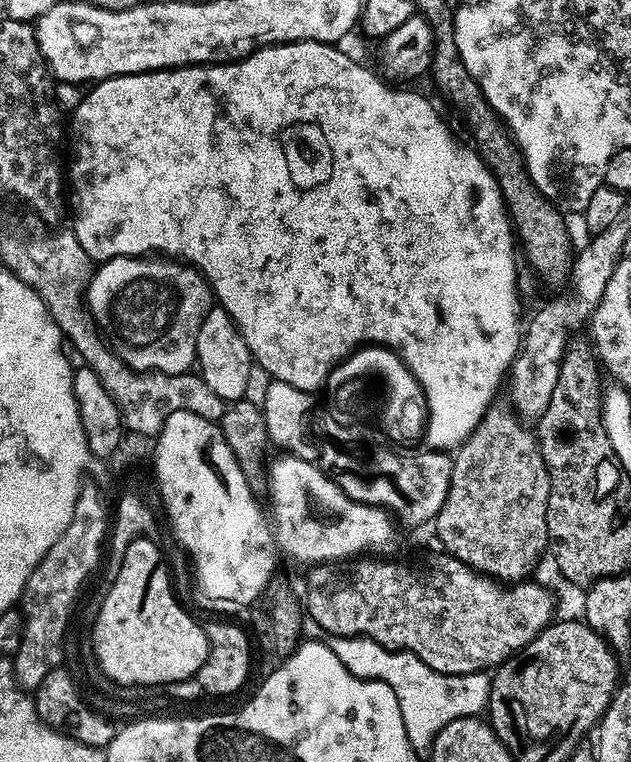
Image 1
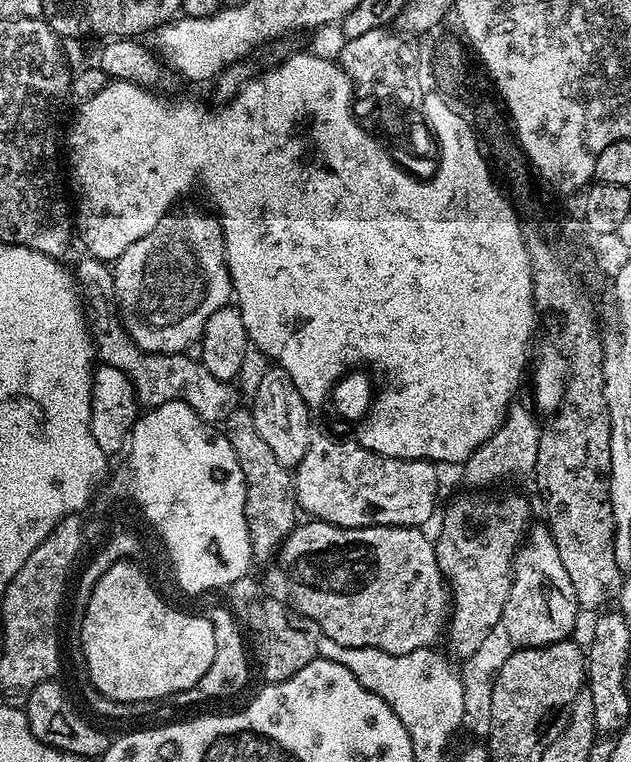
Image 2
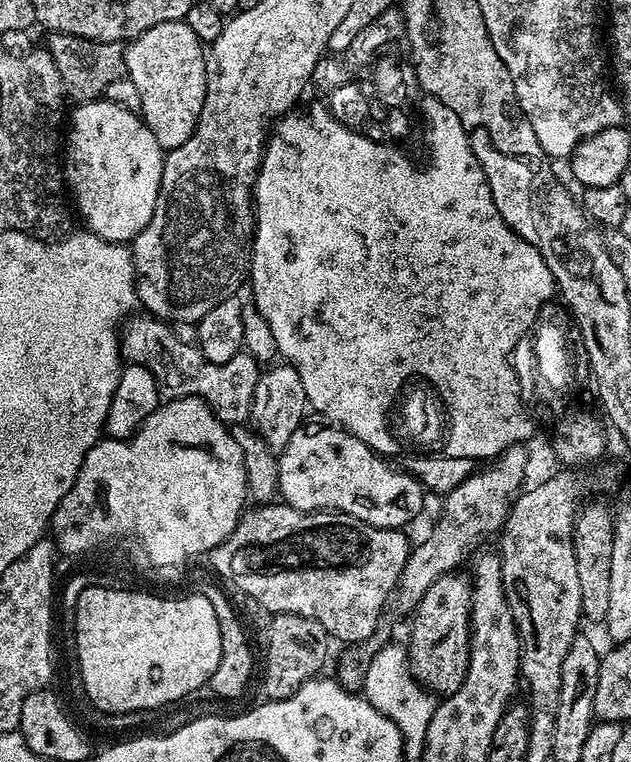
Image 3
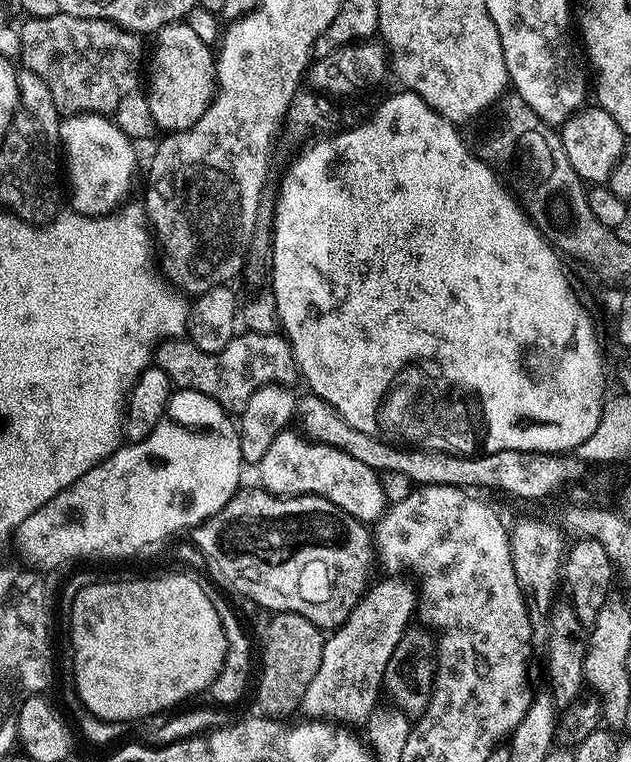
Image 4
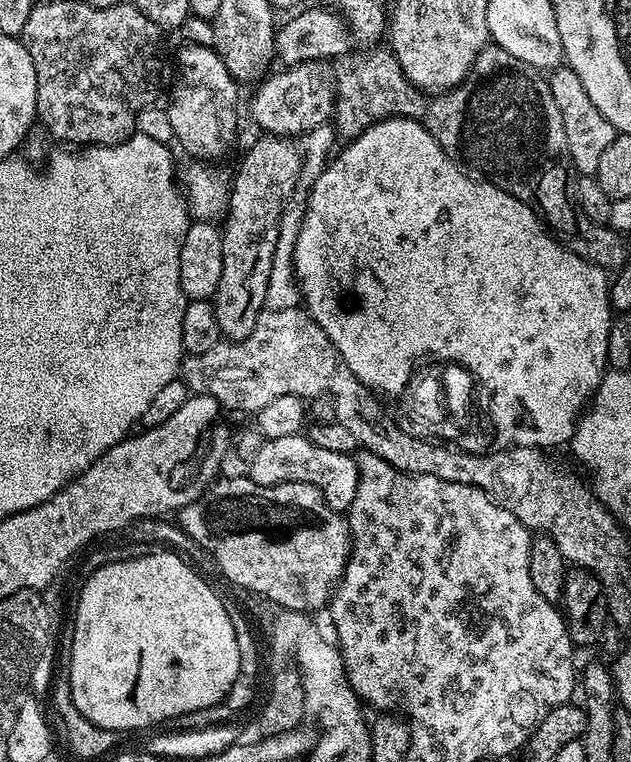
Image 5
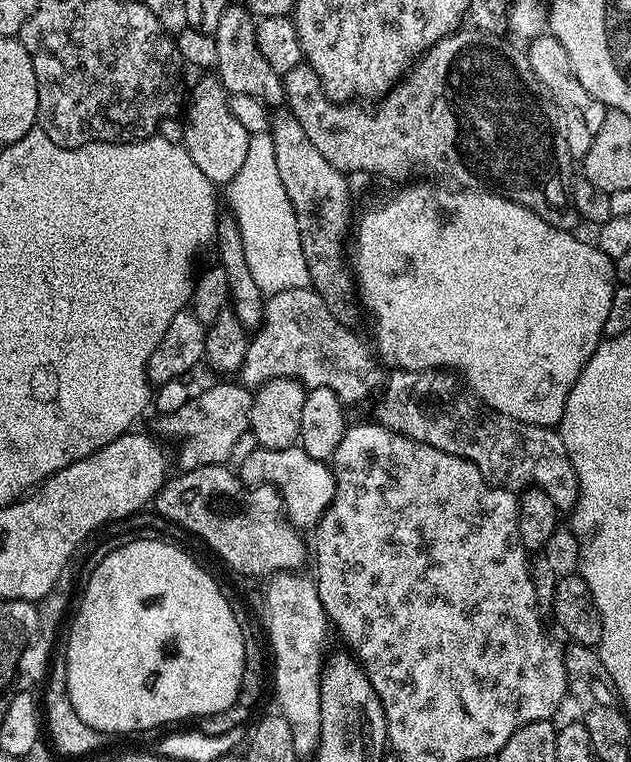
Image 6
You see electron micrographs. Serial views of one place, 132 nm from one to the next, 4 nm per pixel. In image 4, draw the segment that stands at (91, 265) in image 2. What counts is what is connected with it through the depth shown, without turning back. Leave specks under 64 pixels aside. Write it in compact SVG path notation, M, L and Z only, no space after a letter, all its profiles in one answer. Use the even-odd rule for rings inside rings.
M249 330L233 336L221 352L203 352L187 338L162 340L154 353L155 367L166 370L177 389L185 388L213 396L229 414L239 413L246 406L250 394L267 384L295 385L298 380L296 359L292 345L283 335L258 333Z

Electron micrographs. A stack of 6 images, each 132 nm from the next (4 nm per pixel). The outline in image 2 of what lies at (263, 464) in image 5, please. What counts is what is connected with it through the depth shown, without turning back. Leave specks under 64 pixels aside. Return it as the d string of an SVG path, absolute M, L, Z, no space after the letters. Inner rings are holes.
M316 434L306 450L306 458L302 458L302 462L294 469L296 502L303 511L304 508L308 511L309 517L343 528L370 528L377 524L424 526L438 512L436 495L440 492L440 476L436 471L437 465L430 460L386 458L366 450L355 439L335 440L332 436Z

